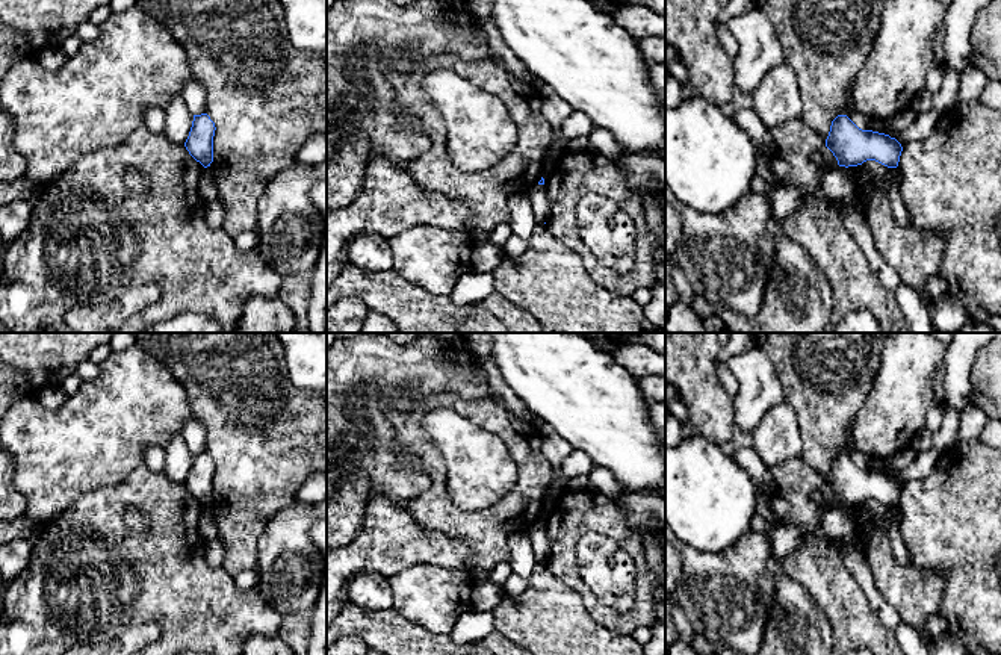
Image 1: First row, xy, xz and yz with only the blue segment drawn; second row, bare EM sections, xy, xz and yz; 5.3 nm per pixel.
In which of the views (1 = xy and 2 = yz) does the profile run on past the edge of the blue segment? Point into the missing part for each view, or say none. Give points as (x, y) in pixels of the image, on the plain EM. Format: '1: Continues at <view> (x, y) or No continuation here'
1: No continuation here
2: No continuation here

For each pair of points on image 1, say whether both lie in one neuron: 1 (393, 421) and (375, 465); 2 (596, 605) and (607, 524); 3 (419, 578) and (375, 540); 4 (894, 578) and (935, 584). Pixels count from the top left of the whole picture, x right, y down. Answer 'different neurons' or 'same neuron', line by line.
1: different neurons
2: same neuron
3: different neurons
4: same neuron

